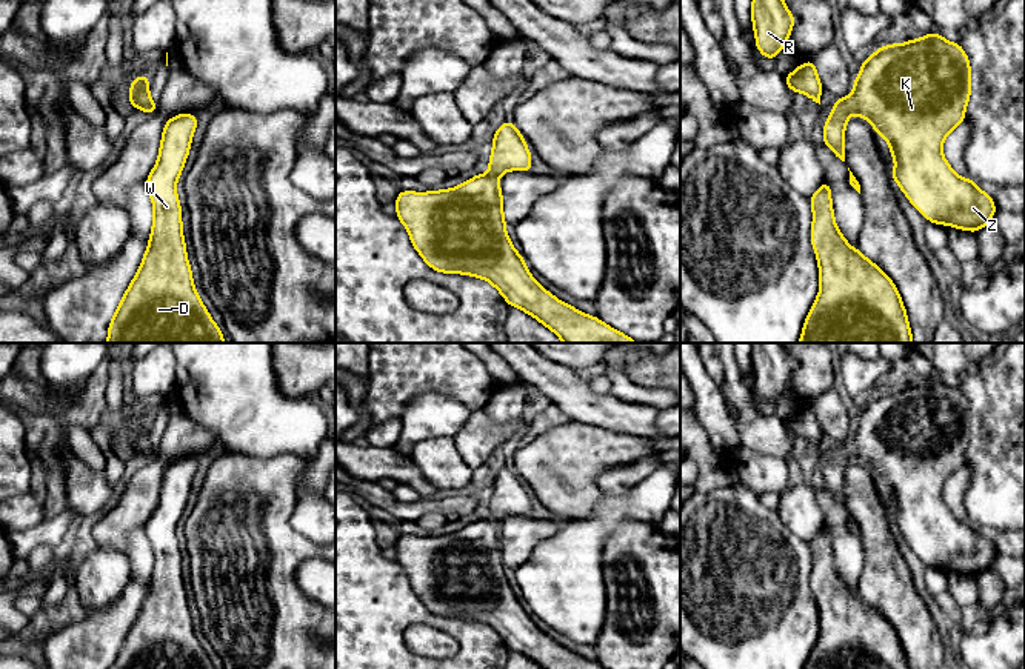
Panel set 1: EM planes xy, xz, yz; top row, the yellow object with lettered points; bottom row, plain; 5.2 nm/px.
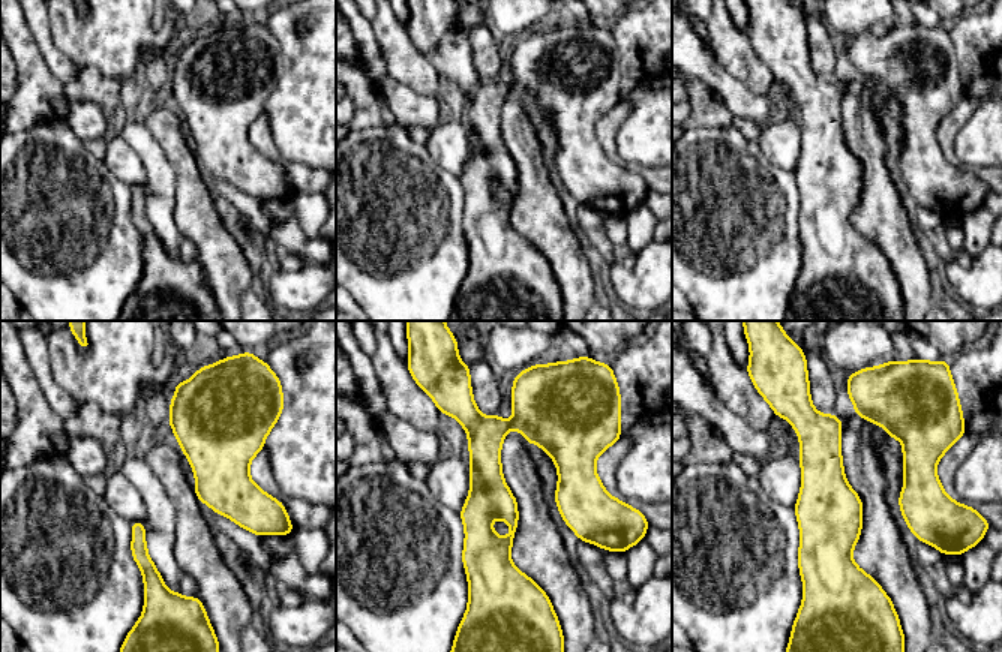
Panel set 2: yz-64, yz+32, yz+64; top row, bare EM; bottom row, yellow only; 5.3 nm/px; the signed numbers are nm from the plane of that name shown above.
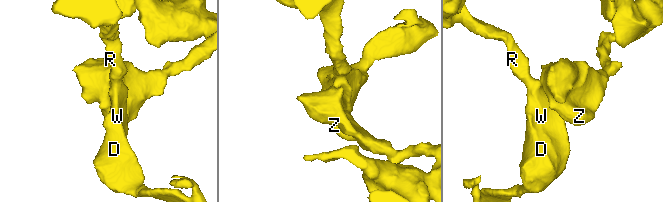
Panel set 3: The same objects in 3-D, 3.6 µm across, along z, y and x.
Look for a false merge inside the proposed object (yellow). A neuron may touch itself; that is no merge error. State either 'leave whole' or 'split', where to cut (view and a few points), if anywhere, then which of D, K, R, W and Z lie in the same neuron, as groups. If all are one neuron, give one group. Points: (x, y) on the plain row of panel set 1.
leave whole | no cut | D K R W Z

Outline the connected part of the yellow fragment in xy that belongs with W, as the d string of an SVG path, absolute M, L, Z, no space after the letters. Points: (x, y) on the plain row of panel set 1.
M179 458L163 471L157 508L145 526L154 551L148 592L109 669L215 669L194 632L175 534L197 469L194 458Z

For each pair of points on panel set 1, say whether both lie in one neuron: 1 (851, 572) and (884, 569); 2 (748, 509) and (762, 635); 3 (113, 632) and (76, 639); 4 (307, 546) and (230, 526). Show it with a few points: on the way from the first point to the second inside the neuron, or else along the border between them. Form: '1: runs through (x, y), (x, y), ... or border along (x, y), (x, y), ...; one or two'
1: border along (861, 539), (862, 569), (856, 591); two
2: runs through (748, 540), (748, 605); one
3: runs through (103, 632), (97, 639), (85, 639); one
4: runs through (288, 546), (248, 545); one

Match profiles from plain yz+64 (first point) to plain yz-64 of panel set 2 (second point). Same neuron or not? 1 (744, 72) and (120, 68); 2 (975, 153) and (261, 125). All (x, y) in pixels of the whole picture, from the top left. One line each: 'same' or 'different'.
1: different
2: different

